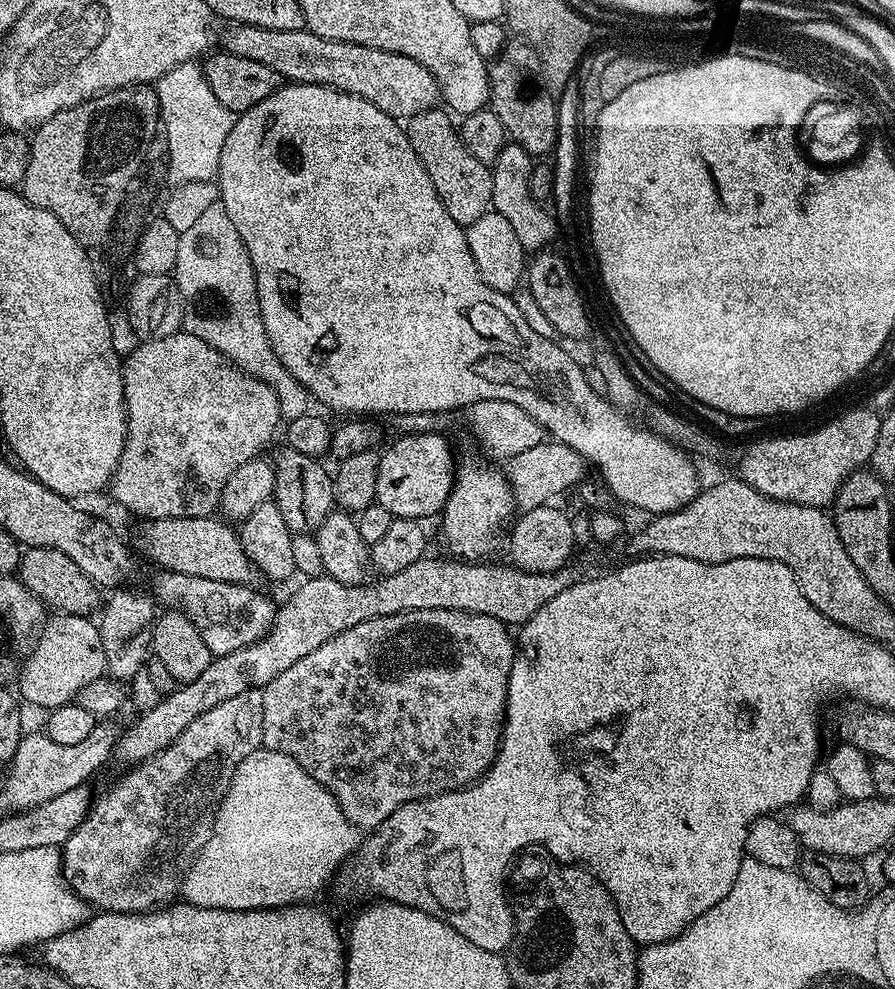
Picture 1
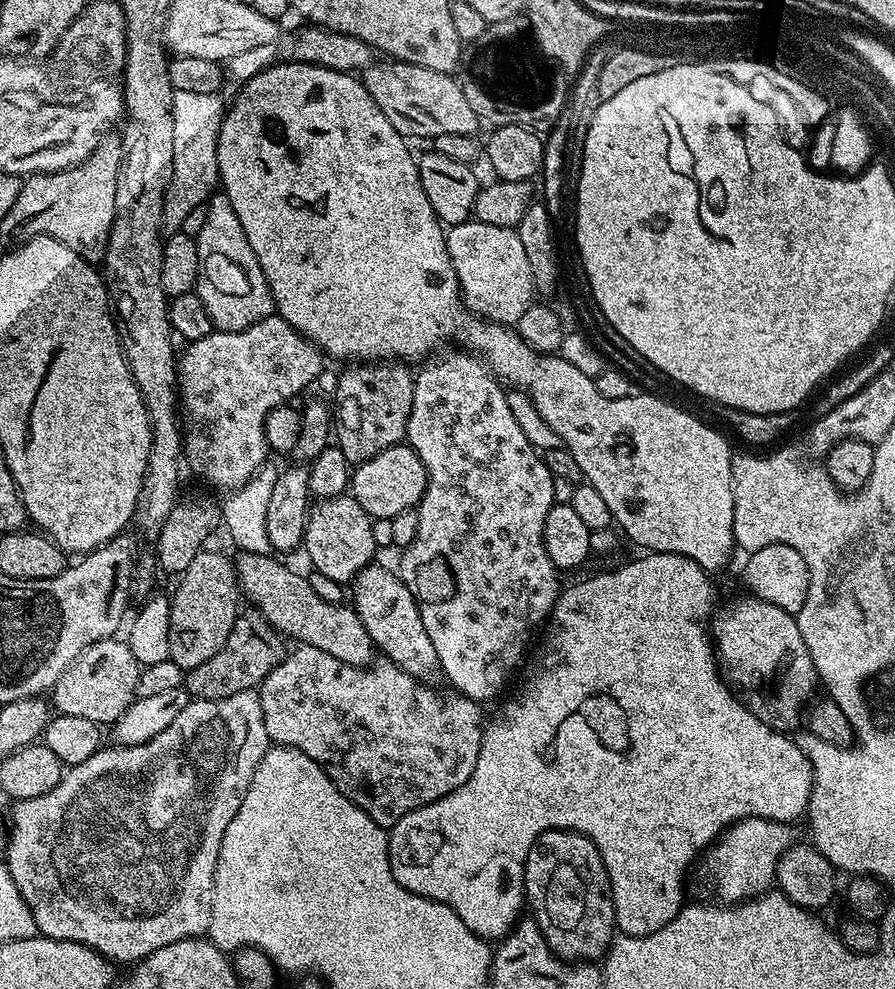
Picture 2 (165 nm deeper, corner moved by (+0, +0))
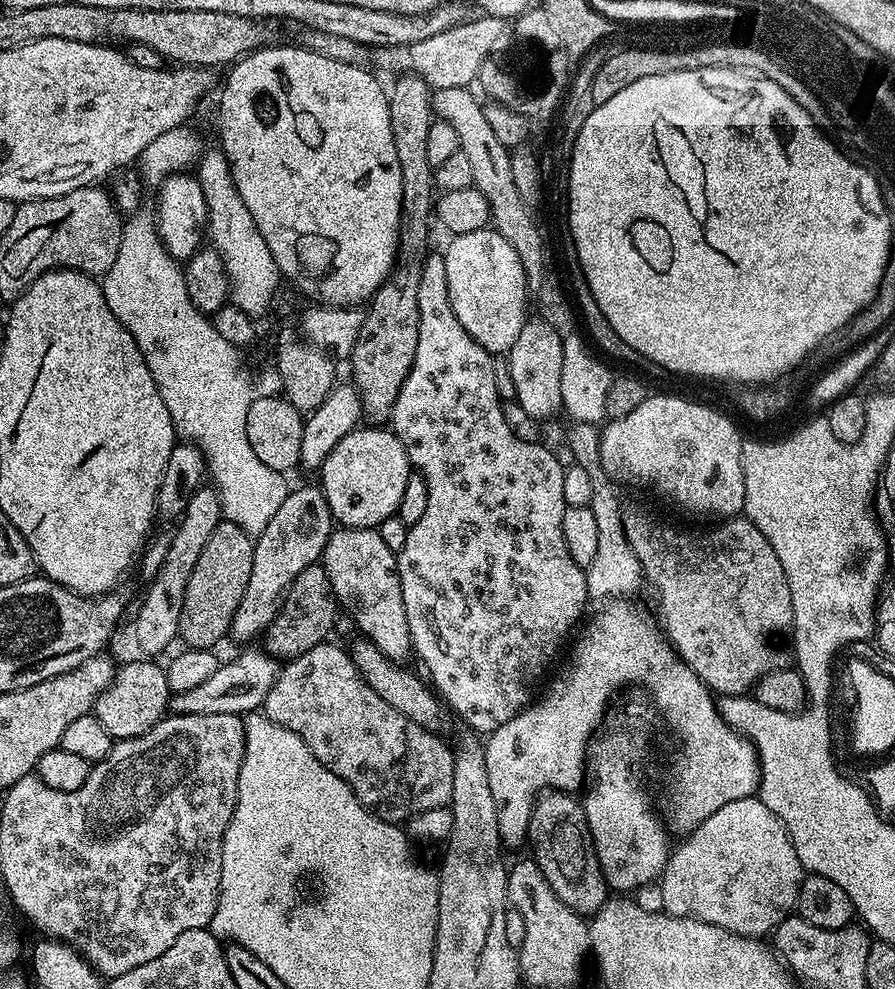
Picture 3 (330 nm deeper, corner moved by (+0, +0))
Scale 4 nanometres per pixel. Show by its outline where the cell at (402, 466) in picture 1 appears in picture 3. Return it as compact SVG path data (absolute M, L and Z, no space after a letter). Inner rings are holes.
M364 427L346 434L318 469L318 487L324 492L333 521L342 528L379 529L386 518L397 515L410 475L408 455L395 434L387 427Z

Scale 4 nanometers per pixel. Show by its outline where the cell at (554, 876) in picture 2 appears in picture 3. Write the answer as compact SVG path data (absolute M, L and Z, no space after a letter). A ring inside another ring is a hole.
M555 790L545 791L532 807L527 843L532 844L531 859L536 861L542 874L546 874L546 882L550 882L554 894L558 894L558 898L562 898L570 910L588 918L609 899L610 889L604 881L592 845L584 805L575 795Z

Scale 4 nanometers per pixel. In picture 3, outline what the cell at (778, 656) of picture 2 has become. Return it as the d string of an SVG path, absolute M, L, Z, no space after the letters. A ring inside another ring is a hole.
M629 511L624 516L625 536L634 554L637 555L638 562L641 563L643 579L647 587L652 587L652 592L656 595L657 613L655 612L655 615L658 617L658 623L664 635L668 637L669 644L676 649L676 655L688 663L690 670L694 670L694 674L698 674L698 678L713 693L720 696L742 696L751 693L766 674L779 668L789 667L790 657L794 652L790 643L794 610L790 598L790 586L782 570L782 562L778 562L778 554L774 554L774 546L766 542L766 534L762 534L762 530L758 530L758 526L754 526L754 522L747 518L728 518L717 524L720 525L710 529L709 532L683 532L682 529L675 528L672 524L663 524L662 521L655 520L644 512L630 513Z

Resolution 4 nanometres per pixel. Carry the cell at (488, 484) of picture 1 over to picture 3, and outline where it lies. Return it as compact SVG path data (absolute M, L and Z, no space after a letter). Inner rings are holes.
M429 251L422 266L422 278L418 282L418 350L414 350L414 364L406 374L406 382L402 382L402 390L398 390L398 398L390 413L390 430L398 438L398 442L402 442L409 465L426 482L428 497L422 518L418 518L418 522L409 527L406 546L402 546L396 558L396 569L400 575L402 602L406 602L406 622L410 626L415 655L420 655L425 668L423 671L430 677L431 687L447 707L455 715L457 712L468 723L467 727L477 734L498 730L498 726L510 722L510 718L528 707L533 699L532 687L535 686L536 679L559 654L564 639L573 635L572 627L581 623L580 615L583 614L584 607L590 604L585 569L580 568L574 558L570 558L570 550L566 550L566 538L562 538L562 514L566 507L562 494L565 467L559 464L555 451L544 448L543 443L526 442L524 437L516 435L514 430L510 430L510 426L506 426L506 418L502 418L502 395L496 389L496 368L492 365L492 360L493 357L487 350L478 346L478 342L474 342L474 338L470 338L470 334L462 330L458 318L454 318L450 296L446 290L446 262L439 251Z

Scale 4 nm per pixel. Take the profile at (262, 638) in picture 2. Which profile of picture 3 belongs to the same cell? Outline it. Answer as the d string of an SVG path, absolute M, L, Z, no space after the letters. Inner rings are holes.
M323 563L311 564L294 582L282 597L279 613L267 632L263 633L263 651L269 656L287 662L293 656L306 654L306 650L314 650L314 646L325 643L333 635L338 601L330 586L330 578L326 574Z

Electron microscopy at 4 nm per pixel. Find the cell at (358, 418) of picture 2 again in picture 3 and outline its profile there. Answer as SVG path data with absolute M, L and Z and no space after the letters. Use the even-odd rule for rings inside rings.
M400 74L390 84L388 105L390 106L390 130L394 130L394 150L398 150L398 166L402 166L402 210L400 211L400 233L396 247L396 261L392 263L390 274L382 282L380 289L367 301L362 330L358 334L358 342L354 342L354 350L350 357L352 364L351 383L356 385L360 394L363 411L372 416L387 417L398 398L398 390L402 390L402 382L406 382L406 374L414 364L414 350L418 350L418 282L422 278L424 259L428 257L428 216L434 212L434 169L429 156L426 155L428 132L434 113L432 110L433 89L420 76Z

